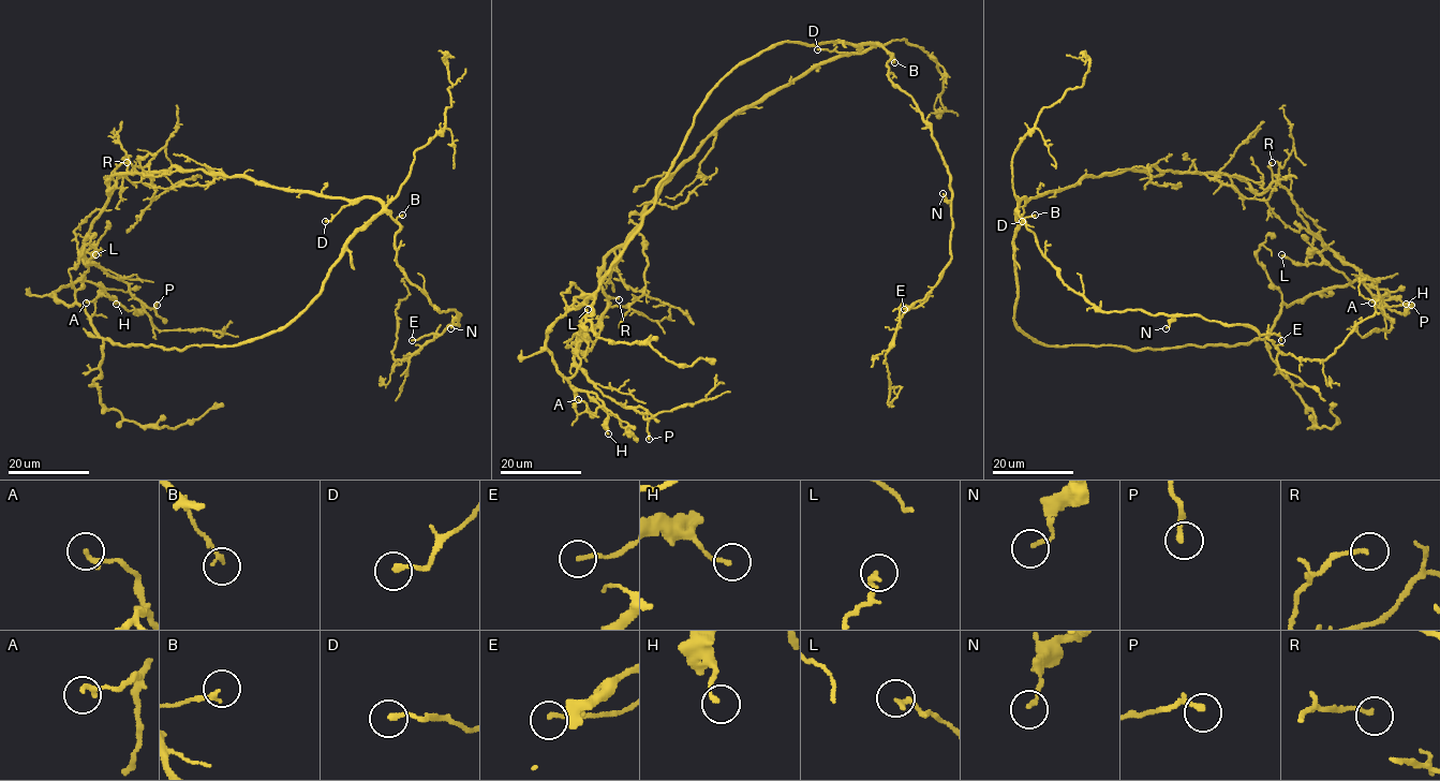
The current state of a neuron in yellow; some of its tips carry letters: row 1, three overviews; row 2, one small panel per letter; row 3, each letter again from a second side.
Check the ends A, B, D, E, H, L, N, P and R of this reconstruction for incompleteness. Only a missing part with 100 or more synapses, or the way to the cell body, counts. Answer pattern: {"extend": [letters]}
{"extend": []}

